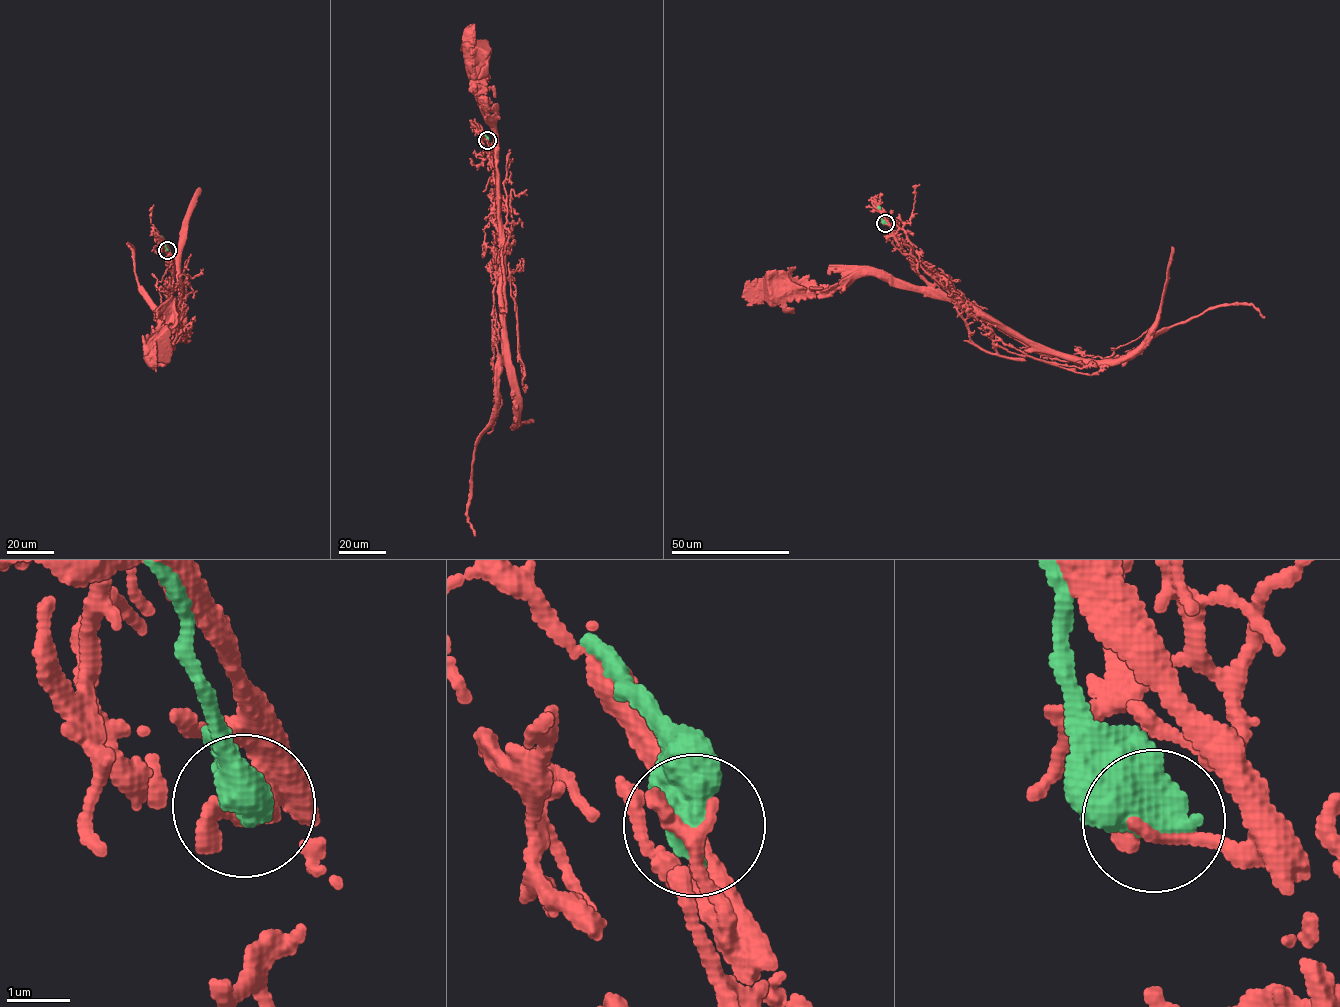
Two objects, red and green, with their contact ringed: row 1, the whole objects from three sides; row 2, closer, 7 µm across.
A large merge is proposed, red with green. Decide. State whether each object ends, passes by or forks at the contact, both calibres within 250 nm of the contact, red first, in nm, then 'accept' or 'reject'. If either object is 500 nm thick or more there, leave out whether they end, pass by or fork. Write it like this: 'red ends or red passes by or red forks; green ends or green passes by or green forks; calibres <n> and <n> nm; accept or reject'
calibres 360 and 700 nm; reject

